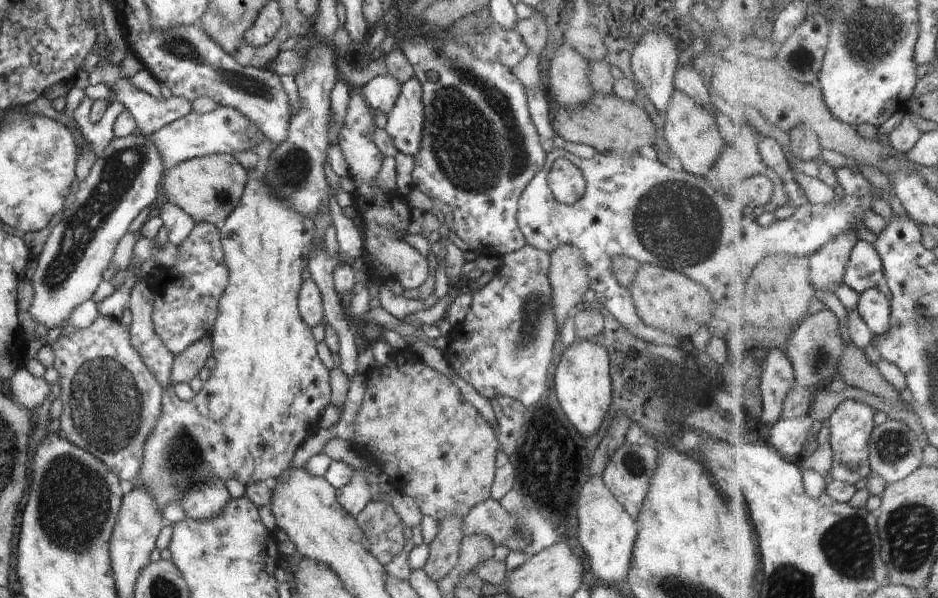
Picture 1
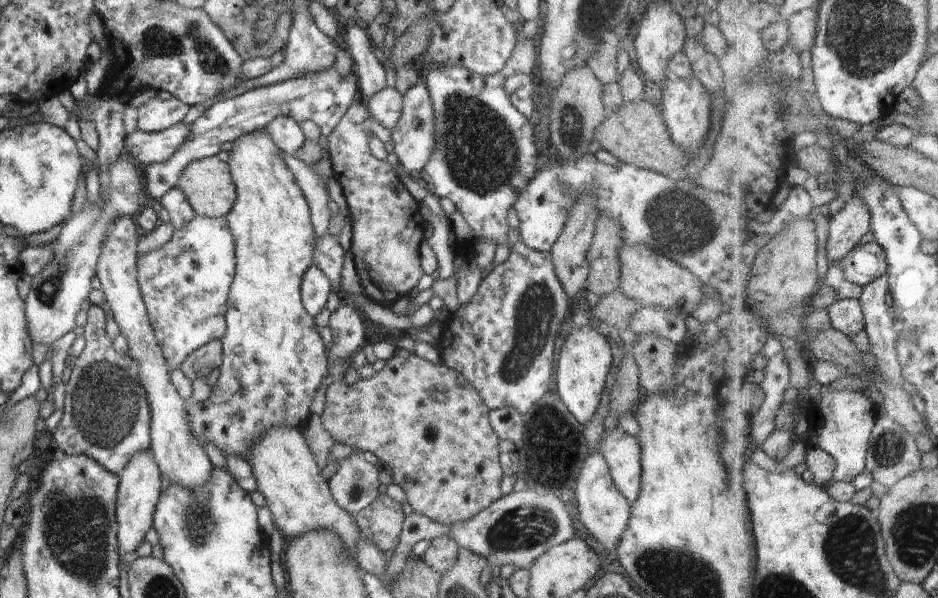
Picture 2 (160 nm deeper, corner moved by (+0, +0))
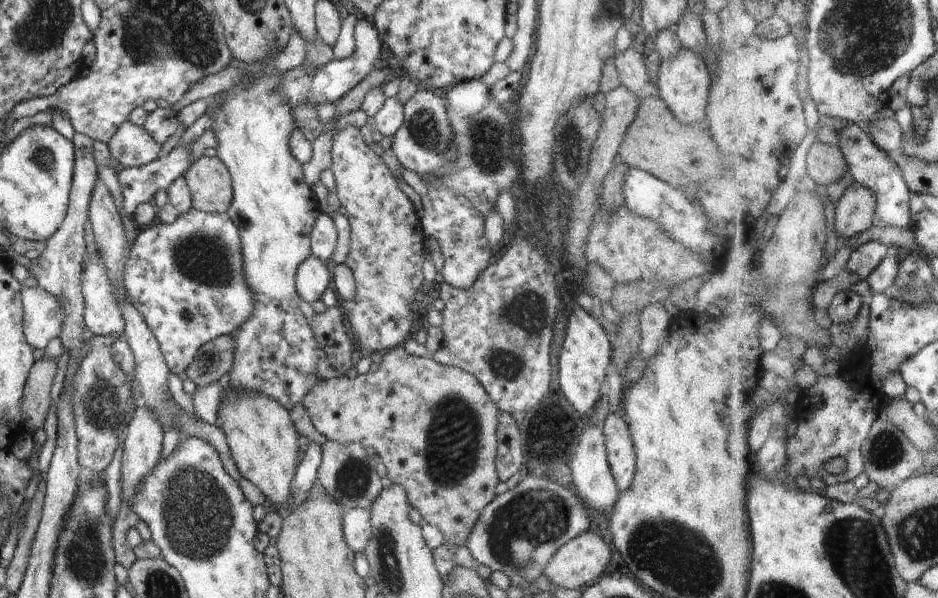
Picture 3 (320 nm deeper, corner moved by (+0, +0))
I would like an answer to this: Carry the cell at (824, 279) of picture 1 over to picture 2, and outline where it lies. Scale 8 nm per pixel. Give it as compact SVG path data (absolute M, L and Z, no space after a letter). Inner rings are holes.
M860 196L845 204L830 220L830 236L827 244L830 263L840 263L873 230L873 212Z

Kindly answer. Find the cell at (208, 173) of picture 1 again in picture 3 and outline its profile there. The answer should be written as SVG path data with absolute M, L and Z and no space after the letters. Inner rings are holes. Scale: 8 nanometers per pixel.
M200 157L183 174L191 192L193 207L210 213L226 213L233 199L231 176L217 157Z

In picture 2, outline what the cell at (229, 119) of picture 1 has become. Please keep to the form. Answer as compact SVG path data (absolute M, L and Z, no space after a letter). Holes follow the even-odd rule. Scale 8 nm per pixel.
M178 123L166 130L153 133L136 128L125 135L125 154L132 156L134 162L140 167L169 159L169 156L173 155L173 152L177 151L177 148L187 139L190 132L189 126Z

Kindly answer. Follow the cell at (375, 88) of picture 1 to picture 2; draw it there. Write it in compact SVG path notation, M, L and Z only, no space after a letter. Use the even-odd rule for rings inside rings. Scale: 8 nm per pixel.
M386 87L372 96L366 105L370 119L391 131L402 116L403 95L393 87Z

